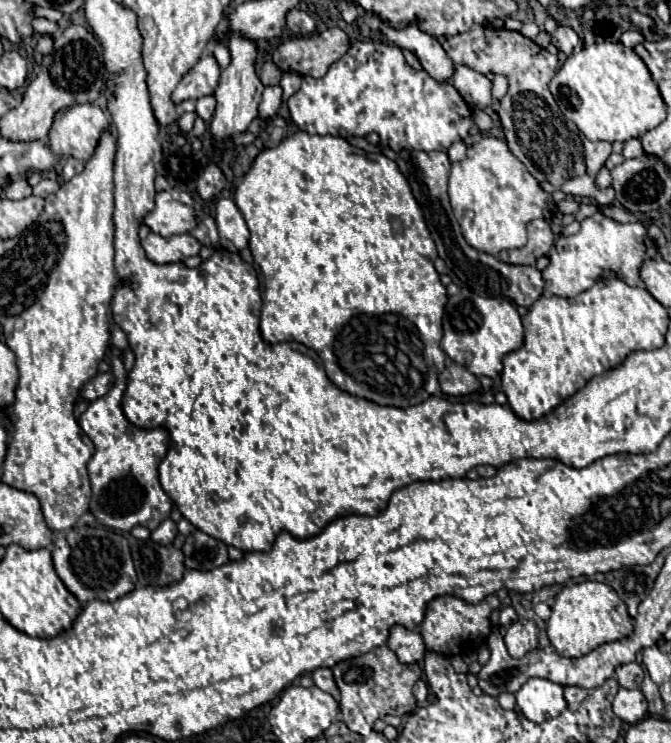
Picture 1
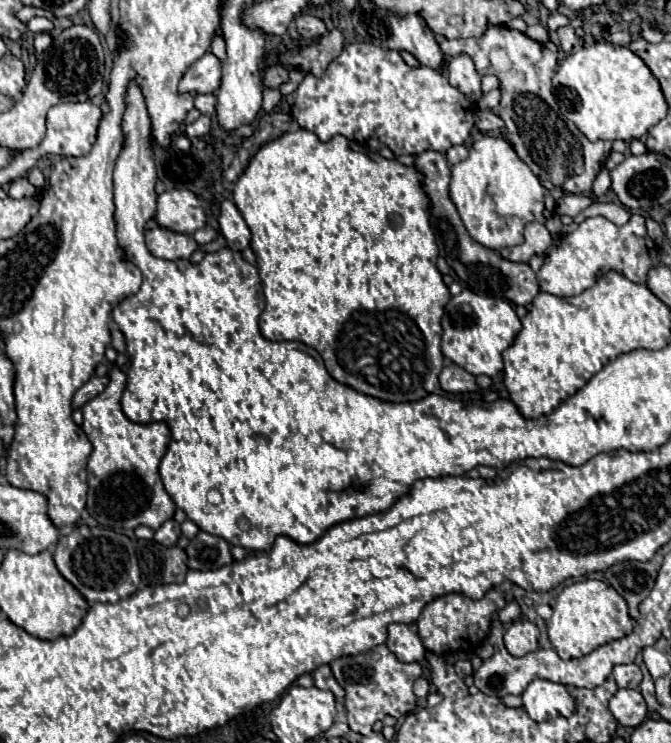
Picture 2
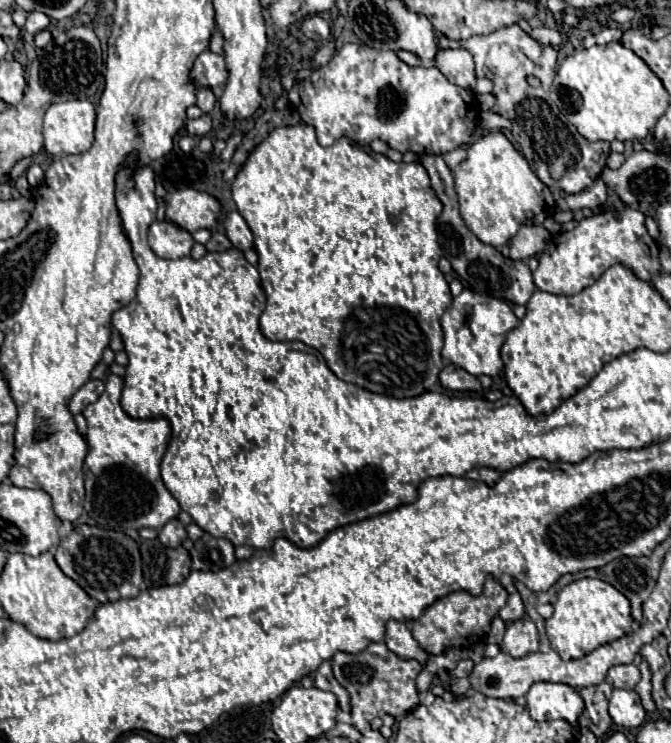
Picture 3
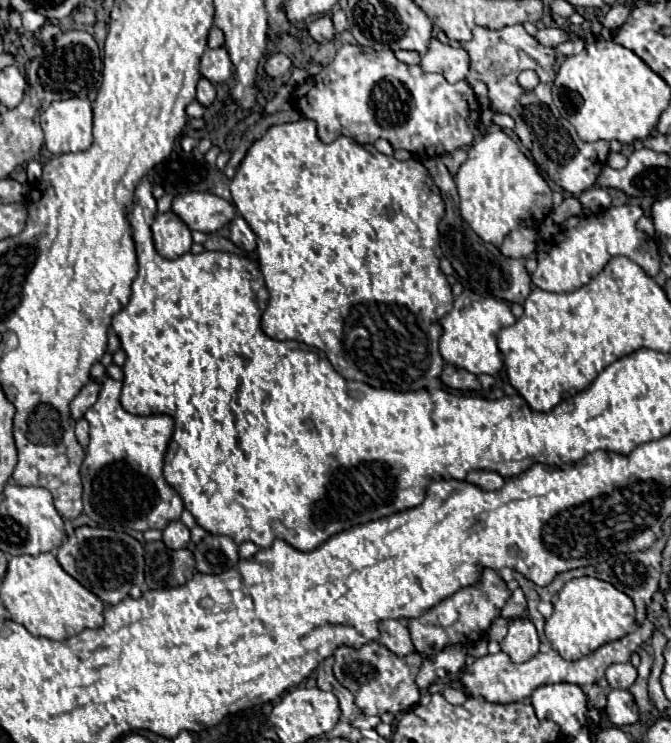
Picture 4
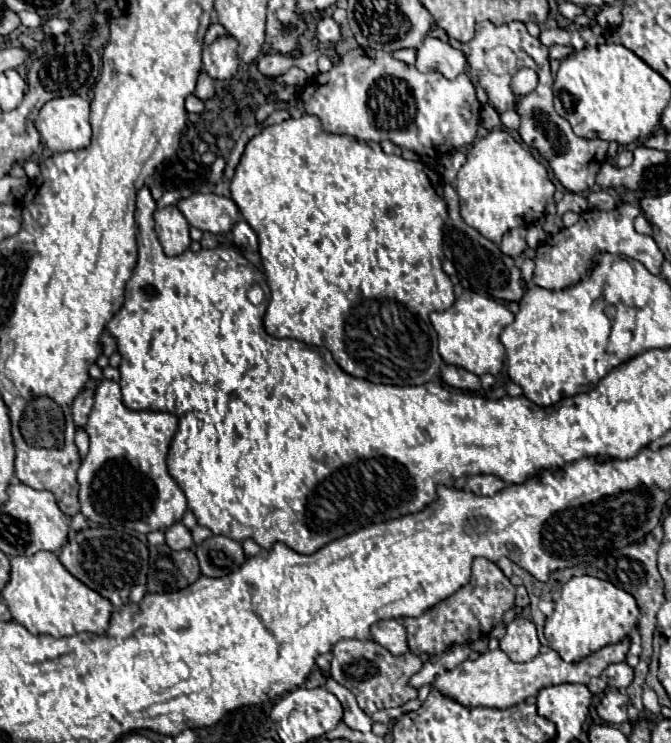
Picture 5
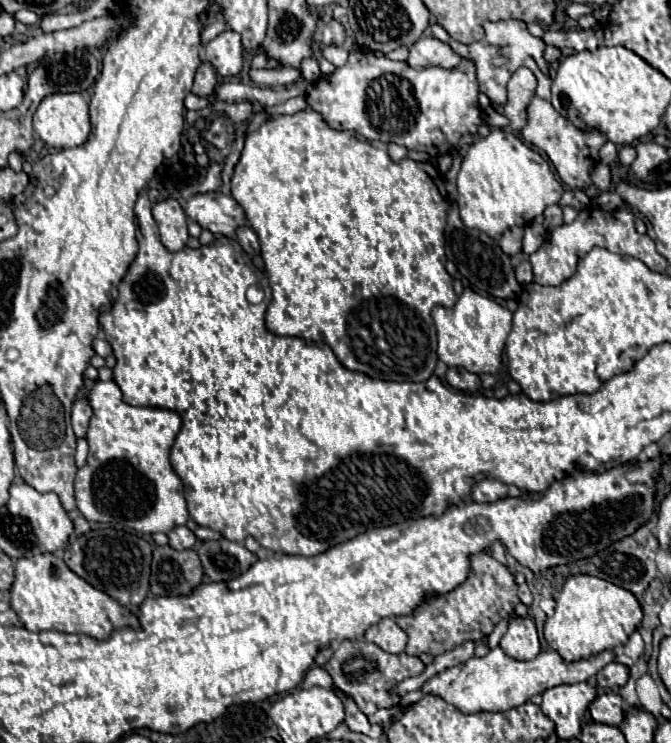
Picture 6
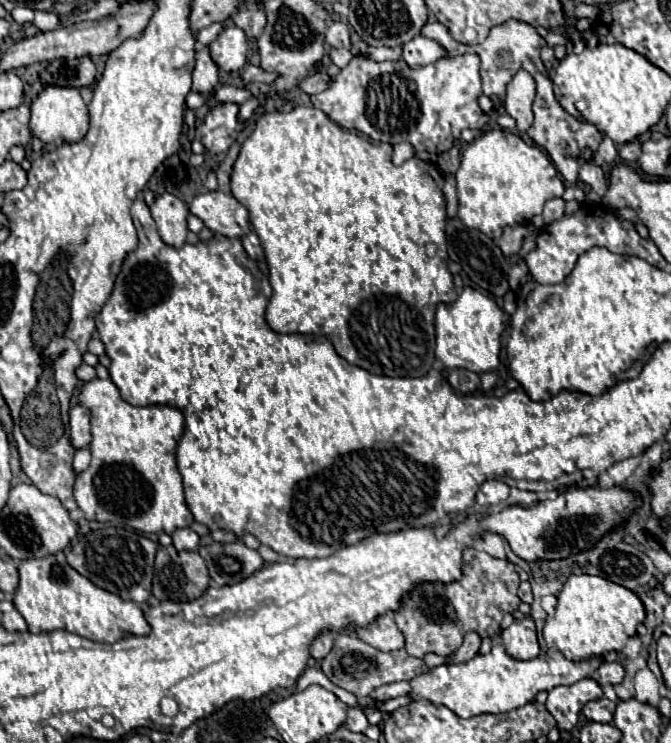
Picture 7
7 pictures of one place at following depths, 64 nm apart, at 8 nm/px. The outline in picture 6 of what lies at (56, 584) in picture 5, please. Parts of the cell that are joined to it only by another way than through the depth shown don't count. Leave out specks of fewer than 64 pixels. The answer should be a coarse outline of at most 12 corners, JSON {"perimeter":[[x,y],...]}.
{"perimeter":[[58,554],[16,562],[10,604],[30,632],[106,640],[138,616]]}

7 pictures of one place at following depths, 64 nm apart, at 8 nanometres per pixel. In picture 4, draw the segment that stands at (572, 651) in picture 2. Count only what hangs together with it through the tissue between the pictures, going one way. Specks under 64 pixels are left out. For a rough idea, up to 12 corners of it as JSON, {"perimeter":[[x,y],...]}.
{"perimeter":[[598,578],[570,580],[546,620],[564,660],[632,632],[630,596]]}

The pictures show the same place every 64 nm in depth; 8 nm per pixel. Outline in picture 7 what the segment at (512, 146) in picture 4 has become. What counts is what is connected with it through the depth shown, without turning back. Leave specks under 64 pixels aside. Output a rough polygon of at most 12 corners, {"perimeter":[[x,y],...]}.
{"perimeter":[[510,130],[462,152],[458,218],[490,238],[564,194]]}

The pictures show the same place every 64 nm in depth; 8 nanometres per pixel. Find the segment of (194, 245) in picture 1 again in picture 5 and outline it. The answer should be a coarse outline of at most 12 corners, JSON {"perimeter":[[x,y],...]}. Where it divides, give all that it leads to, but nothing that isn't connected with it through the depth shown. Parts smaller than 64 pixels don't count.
{"perimeter":[[176,204],[154,212],[168,256],[190,246],[188,222]]}

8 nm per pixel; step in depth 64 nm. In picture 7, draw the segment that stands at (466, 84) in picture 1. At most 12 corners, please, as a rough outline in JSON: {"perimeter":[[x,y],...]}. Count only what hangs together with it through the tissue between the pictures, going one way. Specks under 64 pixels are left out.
{"perimeter":[[424,36],[402,46],[410,68],[432,64],[444,56],[442,46]]}

